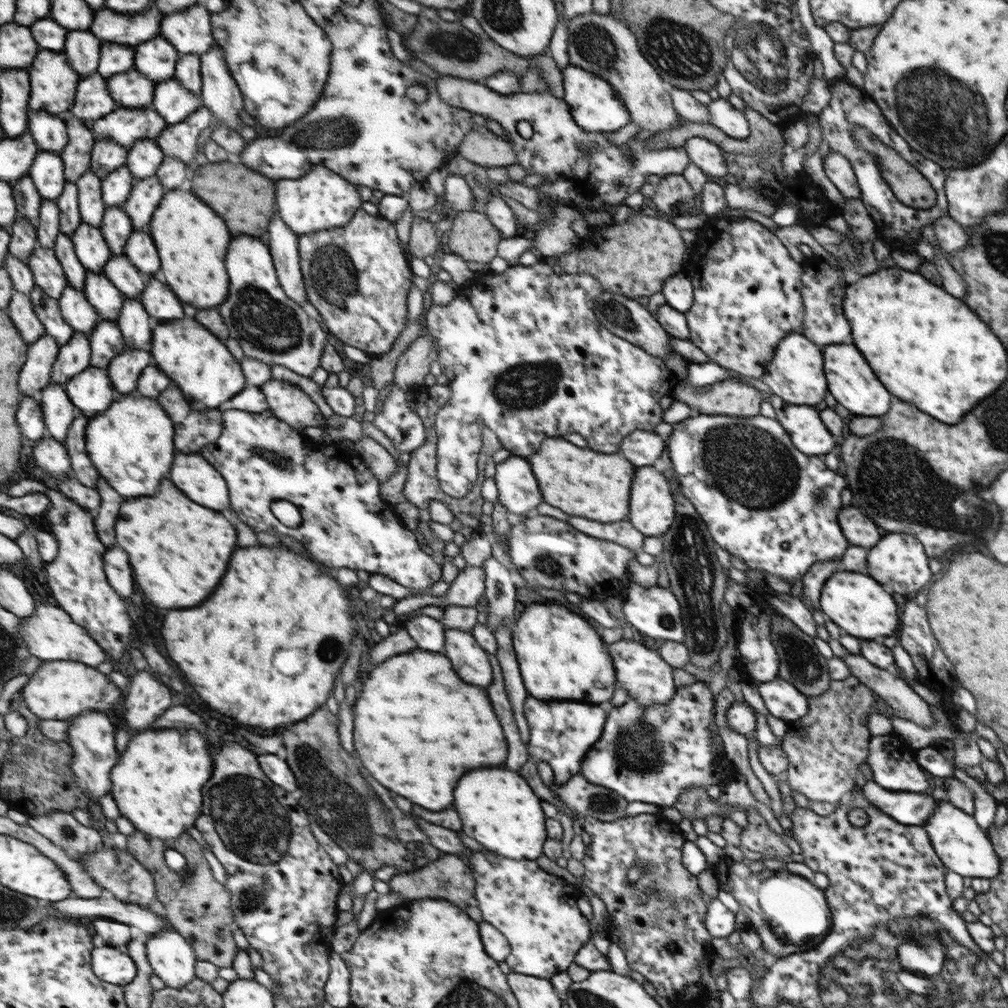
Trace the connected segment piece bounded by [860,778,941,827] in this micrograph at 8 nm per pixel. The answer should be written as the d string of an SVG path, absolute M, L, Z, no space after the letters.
M865 778L860 786L861 794L869 804L873 804L892 820L908 826L922 827L935 809L937 801L941 801L924 793L890 791L868 778Z

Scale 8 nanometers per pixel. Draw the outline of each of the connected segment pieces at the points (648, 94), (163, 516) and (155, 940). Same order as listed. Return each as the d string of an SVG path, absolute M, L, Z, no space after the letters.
M593 10L574 16L567 22L566 44L569 65L593 72L611 88L615 88L628 109L629 123L639 126L641 130L659 132L667 130L677 122L675 106L663 88L665 81L645 62L633 34L621 20L613 18L611 14L597 14Z
M165 480L157 496L123 504L117 544L131 556L135 580L155 606L191 608L207 600L223 580L235 552L237 530L221 512L189 500L171 480Z
M157 932L148 938L146 945L150 964L167 987L183 988L197 977L199 958L191 942L180 932Z

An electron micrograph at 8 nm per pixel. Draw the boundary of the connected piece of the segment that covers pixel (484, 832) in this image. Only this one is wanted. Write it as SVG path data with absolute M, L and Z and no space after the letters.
M481 768L469 770L461 776L461 784L453 788L453 810L461 820L461 834L477 840L483 848L505 858L533 860L544 850L546 826L539 798L523 782L523 778L509 770Z

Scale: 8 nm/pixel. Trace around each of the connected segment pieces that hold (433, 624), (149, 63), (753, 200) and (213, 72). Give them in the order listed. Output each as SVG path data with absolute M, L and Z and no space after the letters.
M411 615L405 622L405 631L415 641L417 648L429 652L443 652L444 628L440 621L426 615Z
M163 34L138 44L135 48L134 68L141 74L145 74L149 80L156 83L174 78L181 56Z
M726 184L722 187L726 207L729 209L752 210L760 215L770 217L775 209L767 199L761 194L757 194L755 190L750 188L740 189L737 185Z
M219 44L201 55L204 106L217 116L223 125L235 132L243 126L241 112L246 108L243 92L233 78L225 54Z

